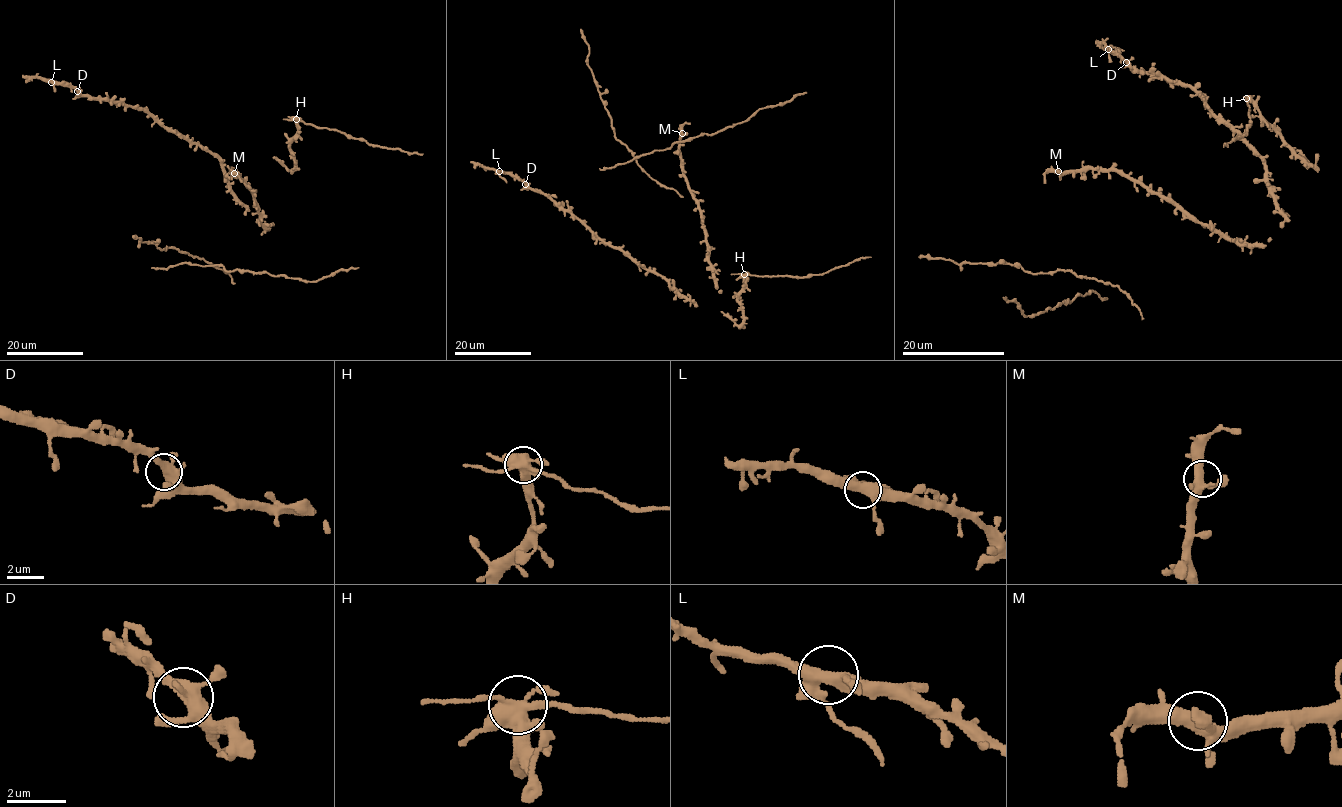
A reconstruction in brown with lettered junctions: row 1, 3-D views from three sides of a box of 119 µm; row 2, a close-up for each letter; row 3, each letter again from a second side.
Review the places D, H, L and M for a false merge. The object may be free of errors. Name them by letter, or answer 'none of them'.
H

